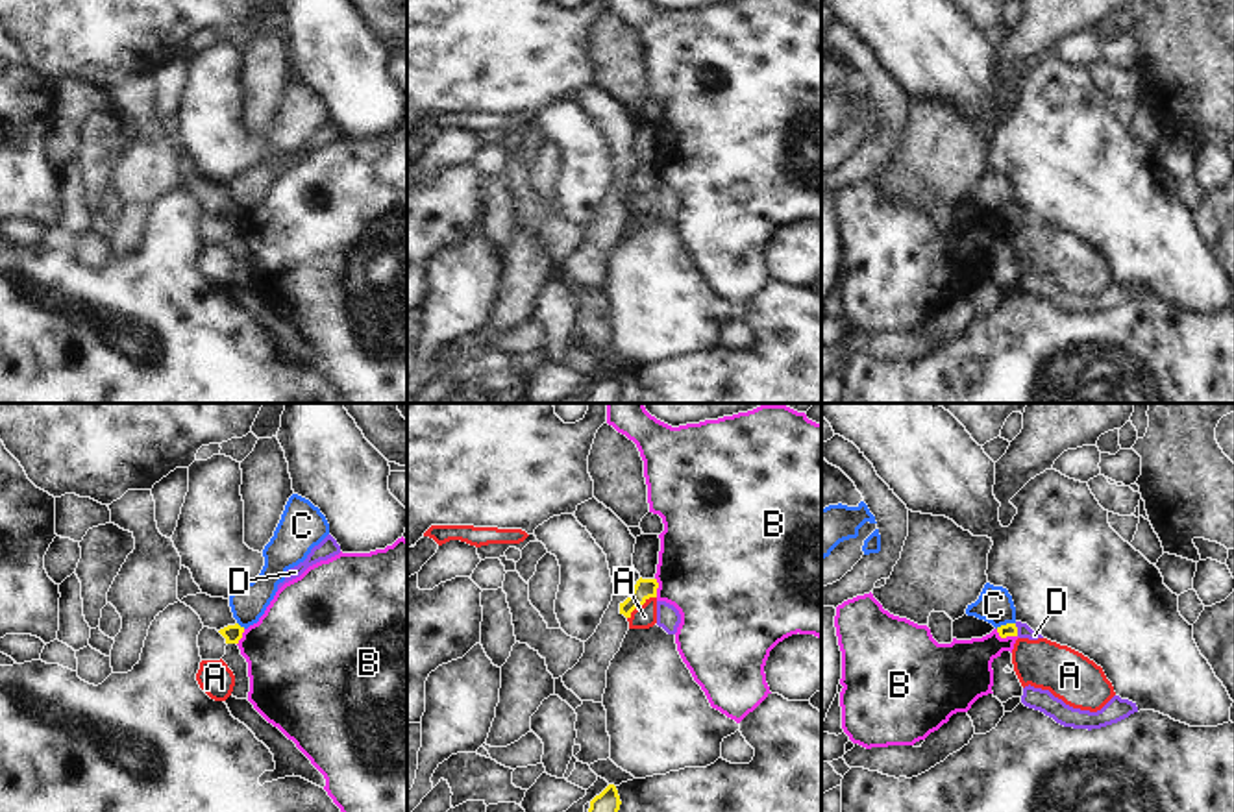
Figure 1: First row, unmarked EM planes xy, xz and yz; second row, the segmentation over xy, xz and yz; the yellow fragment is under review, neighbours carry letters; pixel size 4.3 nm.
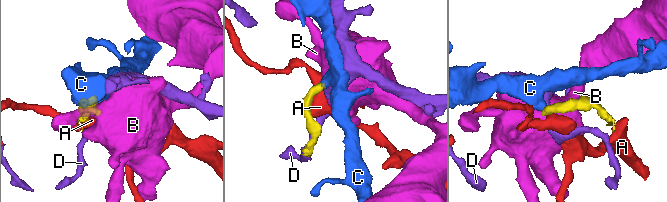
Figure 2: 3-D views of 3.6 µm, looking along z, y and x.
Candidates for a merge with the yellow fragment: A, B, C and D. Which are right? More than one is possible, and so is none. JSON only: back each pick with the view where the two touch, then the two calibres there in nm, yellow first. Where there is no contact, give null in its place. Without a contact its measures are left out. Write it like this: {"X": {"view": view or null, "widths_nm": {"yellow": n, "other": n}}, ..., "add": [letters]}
{"add": []}

